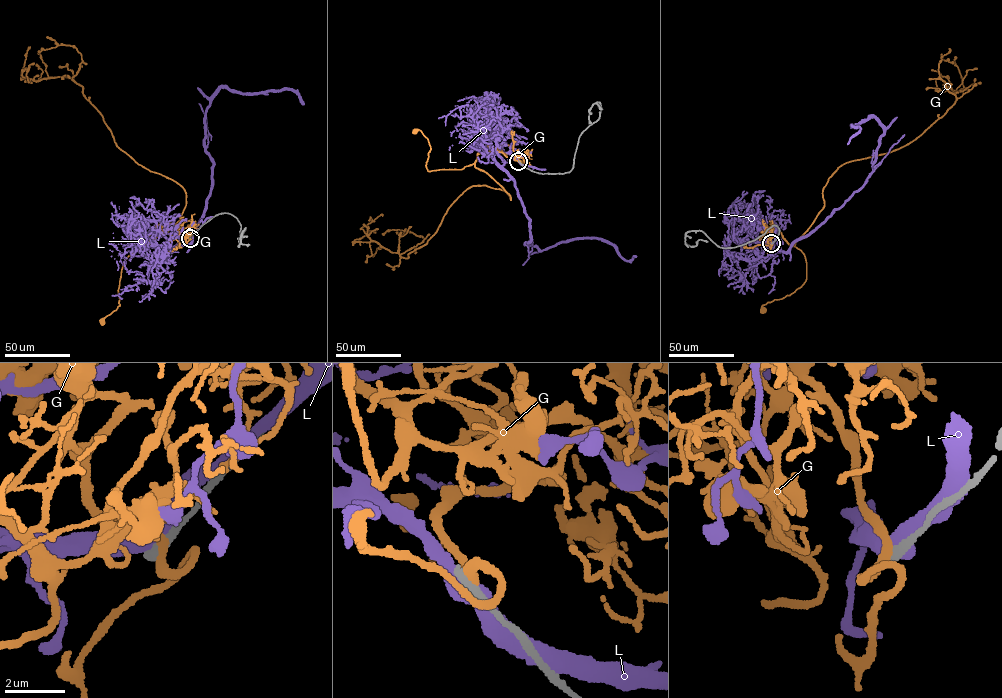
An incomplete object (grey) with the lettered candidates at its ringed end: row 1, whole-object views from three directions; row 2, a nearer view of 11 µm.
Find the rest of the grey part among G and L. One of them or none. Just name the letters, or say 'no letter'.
no letter

